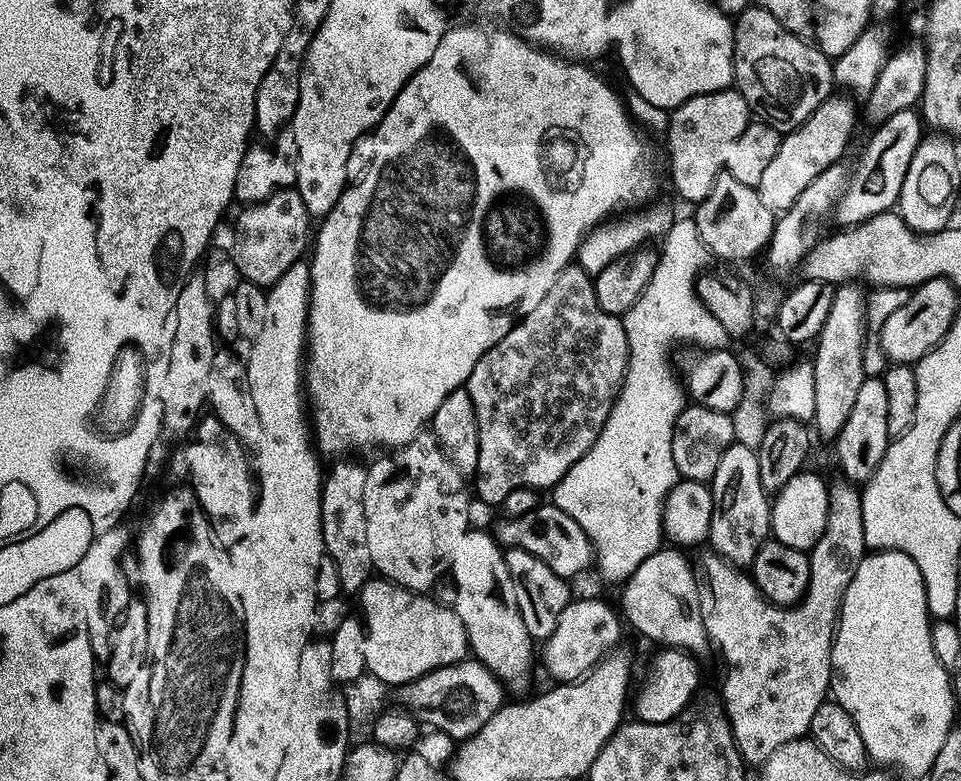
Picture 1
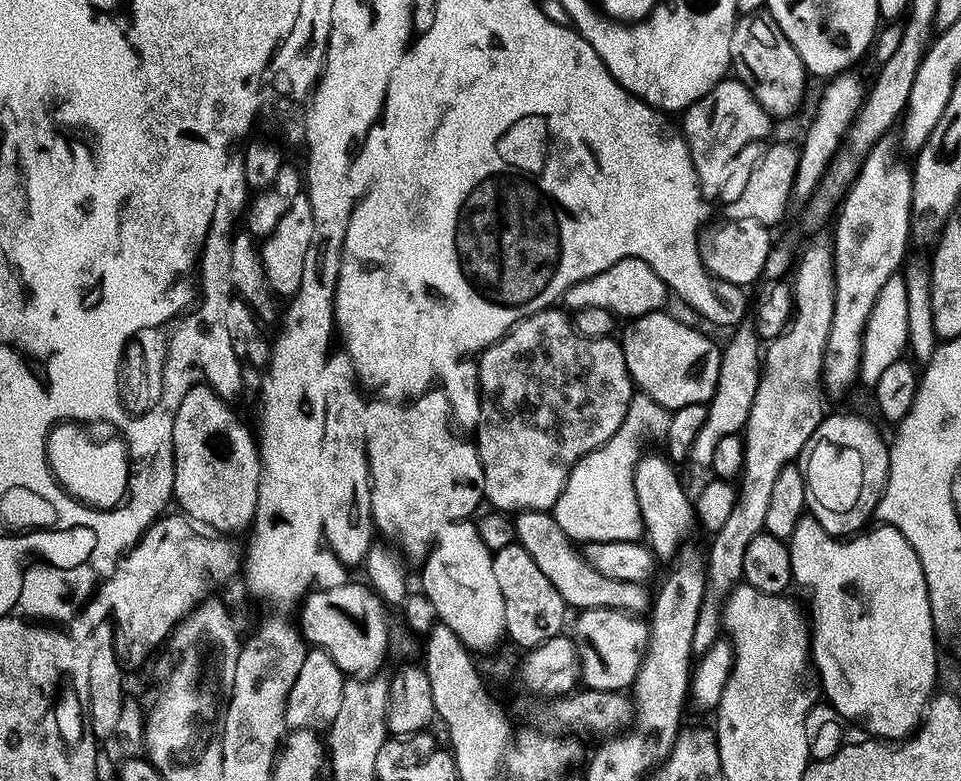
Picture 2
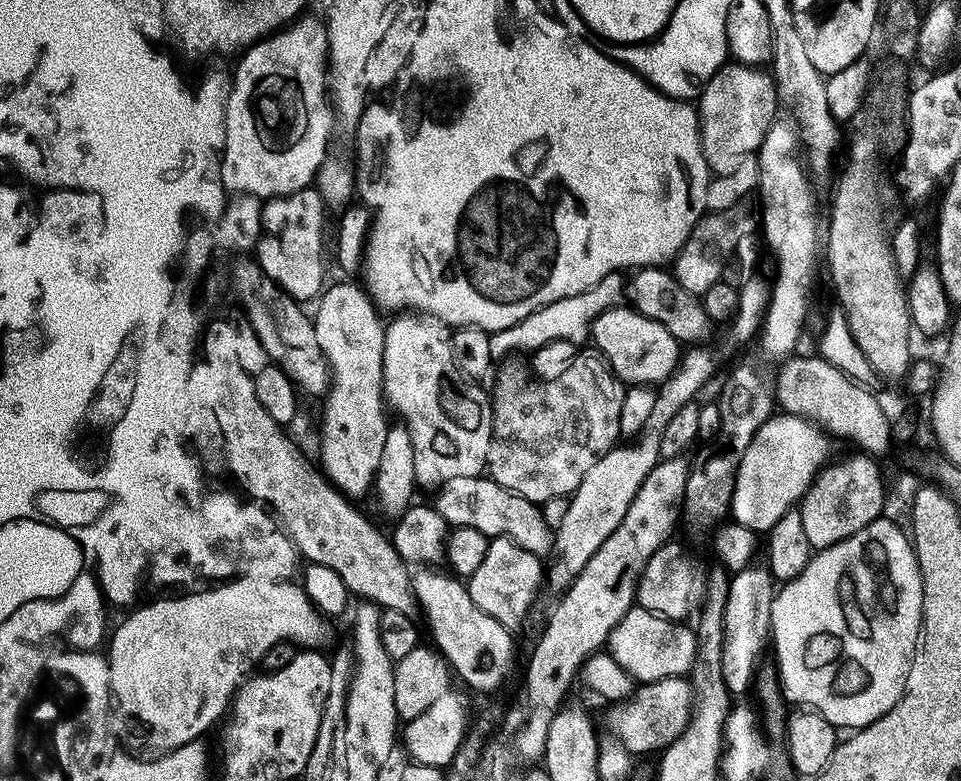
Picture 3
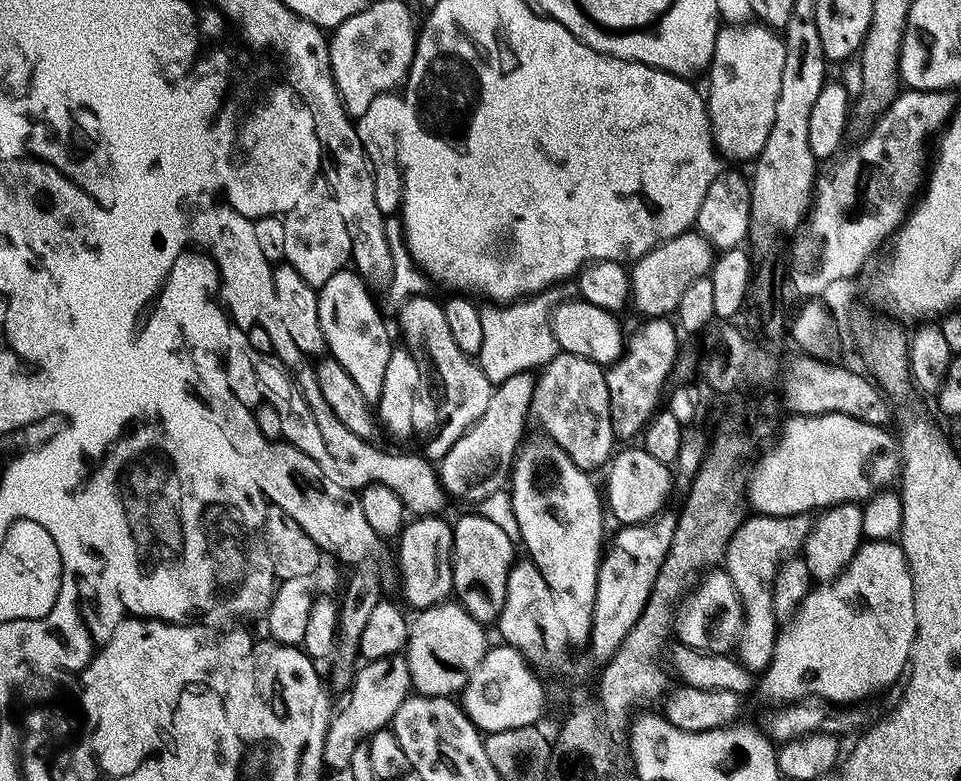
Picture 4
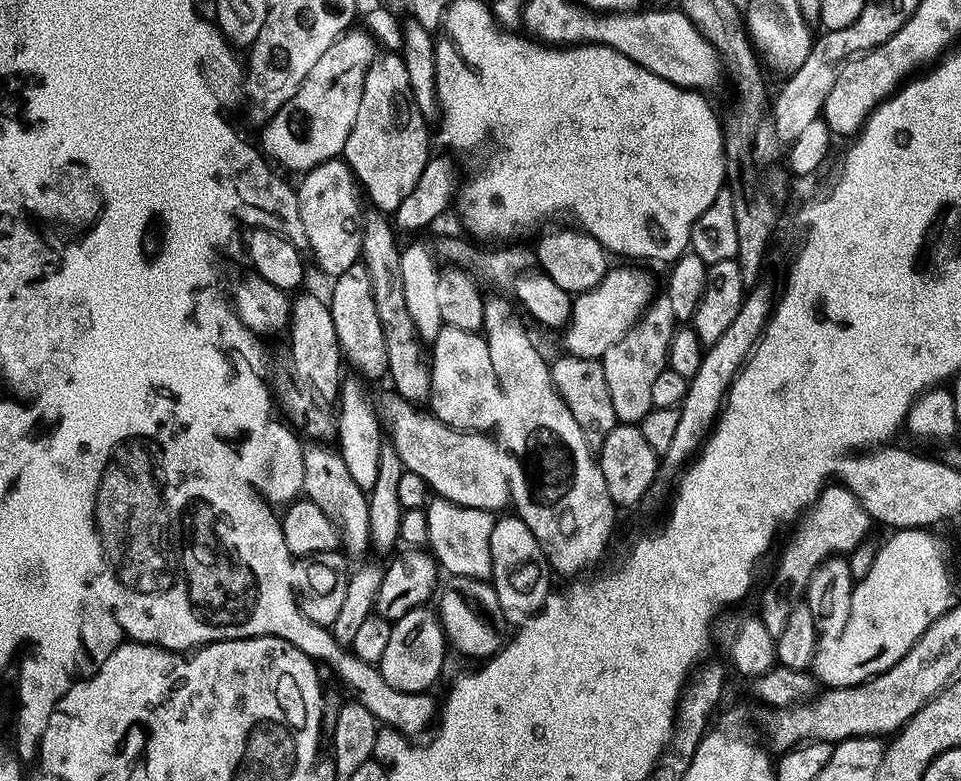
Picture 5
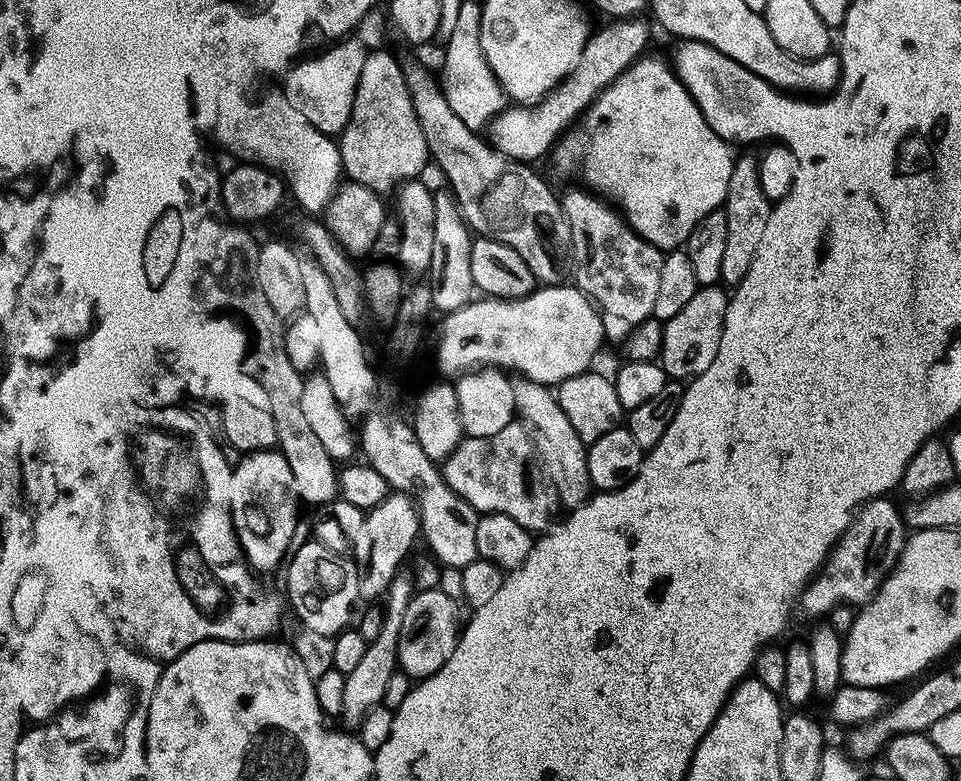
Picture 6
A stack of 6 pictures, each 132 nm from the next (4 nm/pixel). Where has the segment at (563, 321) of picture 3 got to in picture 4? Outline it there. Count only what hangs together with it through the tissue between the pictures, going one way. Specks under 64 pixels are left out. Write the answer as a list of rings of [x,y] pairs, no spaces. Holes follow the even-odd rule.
[[[543,295],[521,298],[507,306],[480,308],[482,318],[482,350],[478,357],[480,369],[492,385],[514,378],[514,374],[532,372],[551,364],[560,352],[550,319],[549,305],[544,305]]]

